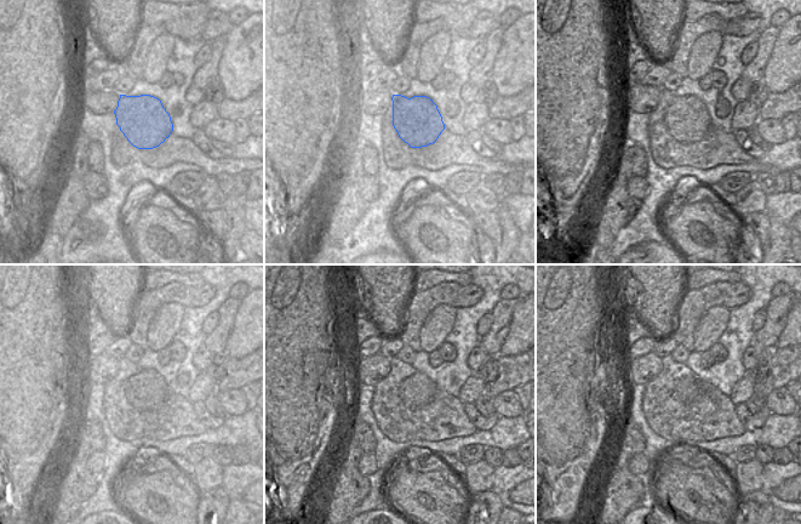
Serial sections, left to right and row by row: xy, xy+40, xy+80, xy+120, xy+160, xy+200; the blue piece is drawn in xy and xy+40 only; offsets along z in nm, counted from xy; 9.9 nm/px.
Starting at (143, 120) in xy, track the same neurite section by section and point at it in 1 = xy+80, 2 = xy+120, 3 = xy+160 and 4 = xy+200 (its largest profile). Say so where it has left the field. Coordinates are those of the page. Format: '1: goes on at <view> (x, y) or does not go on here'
1: goes on at xy+80 (687, 119)
2: goes on at xy+120 (147, 391)
3: goes on at xy+160 (417, 391)
4: goes on at xy+200 (696, 391)

